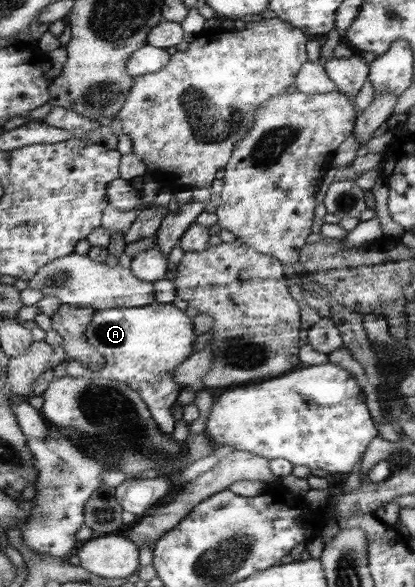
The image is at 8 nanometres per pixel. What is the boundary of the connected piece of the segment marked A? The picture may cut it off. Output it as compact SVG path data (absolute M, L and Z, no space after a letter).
M155 301L143 307L96 310L88 323L85 337L101 352L104 366L99 371L92 371L80 361L70 360L65 370L73 378L99 377L127 384L144 399L163 433L172 435L176 420L171 414L171 407L178 403L177 396L182 387L173 379L170 371L194 352L197 336L192 319L185 310L177 308L173 303L161 304Z

